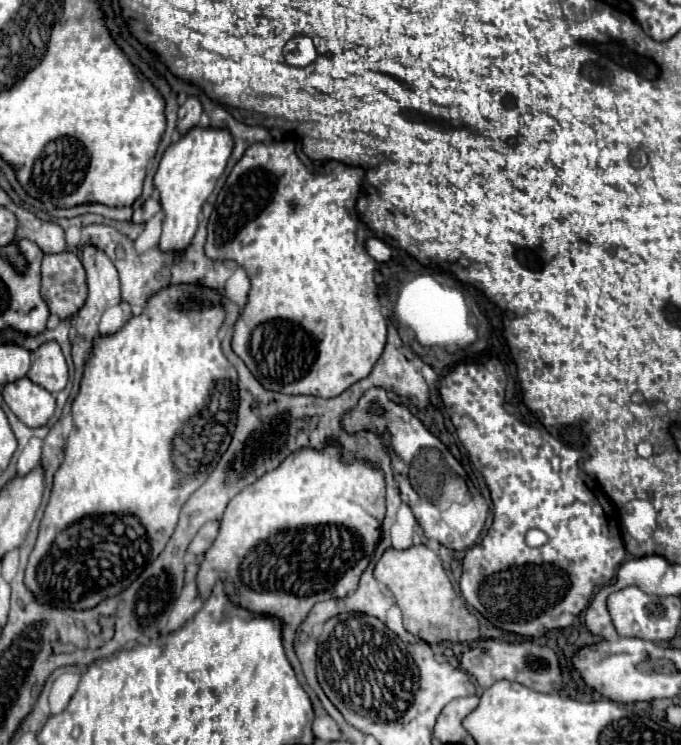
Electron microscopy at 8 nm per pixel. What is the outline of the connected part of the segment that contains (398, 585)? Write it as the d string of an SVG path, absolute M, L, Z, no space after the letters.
M416 544L406 550L388 548L374 568L374 578L392 590L396 604L402 610L404 628L416 638L428 644L472 642L478 638L476 616L466 608L464 598L454 592L440 558L428 546Z

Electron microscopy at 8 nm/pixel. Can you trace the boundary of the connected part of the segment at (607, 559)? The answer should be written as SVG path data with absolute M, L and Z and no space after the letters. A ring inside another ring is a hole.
M490 358L485 364L475 363L461 363L456 365L451 371L439 380L438 392L441 401L446 406L446 412L450 414L450 420L452 424L456 426L456 434L462 442L462 446L468 450L468 456L473 466L484 476L484 482L490 490L490 498L492 498L492 506L494 506L494 522L490 526L490 530L486 532L486 536L474 544L466 556L464 556L464 564L462 564L462 576L460 576L460 590L462 590L462 596L466 598L466 602L470 606L474 606L488 622L492 622L494 626L502 628L502 630L508 630L508 632L516 632L516 634L522 634L522 636L530 636L530 638L540 638L544 632L548 630L554 630L554 628L566 628L574 622L574 618L588 606L588 600L592 598L592 592L596 586L604 586L604 584L610 584L614 574L616 574L616 568L620 566L622 558L626 556L626 550L624 550L624 544L622 544L622 538L620 538L620 532L618 530L612 530L610 528L610 520L606 518L606 512L604 508L600 506L600 502L596 500L596 496L592 494L592 490L586 486L586 482L582 480L582 470L578 468L578 458L580 458L580 452L574 450L574 448L568 448L564 446L562 442L558 442L556 438L552 438L546 430L536 430L532 426L526 426L522 424L516 416L508 414L506 408L504 408L505 402L505 390L506 390L507 376L504 371L503 365L498 358ZM530 528L540 528L542 532L548 534L548 544L540 546L540 548L530 548L526 546L524 542L524 536Z

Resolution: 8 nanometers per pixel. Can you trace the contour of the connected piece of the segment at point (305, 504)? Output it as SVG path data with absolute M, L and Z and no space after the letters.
M302 448L292 452L278 468L266 472L254 484L240 490L224 510L220 530L214 544L204 554L196 584L198 596L208 598L218 572L232 582L230 598L240 608L254 614L278 616L282 622L282 644L292 668L300 662L294 654L296 626L308 616L310 608L328 598L344 598L358 586L360 574L366 570L370 556L380 540L380 520L384 518L384 476L368 462L340 462L338 448L324 450Z

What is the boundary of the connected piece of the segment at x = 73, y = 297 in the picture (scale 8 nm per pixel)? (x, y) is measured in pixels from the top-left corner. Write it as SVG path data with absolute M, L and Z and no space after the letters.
M74 252L46 254L42 260L42 298L60 320L72 318L86 302L86 274Z

